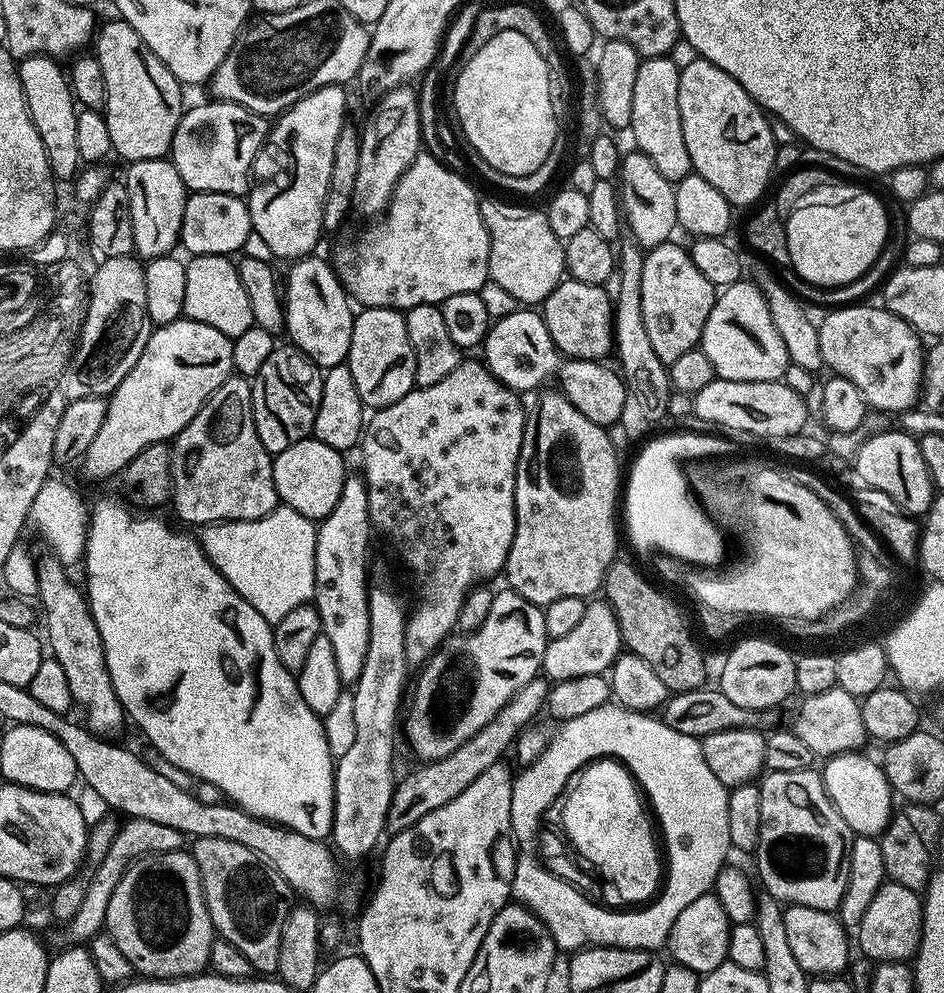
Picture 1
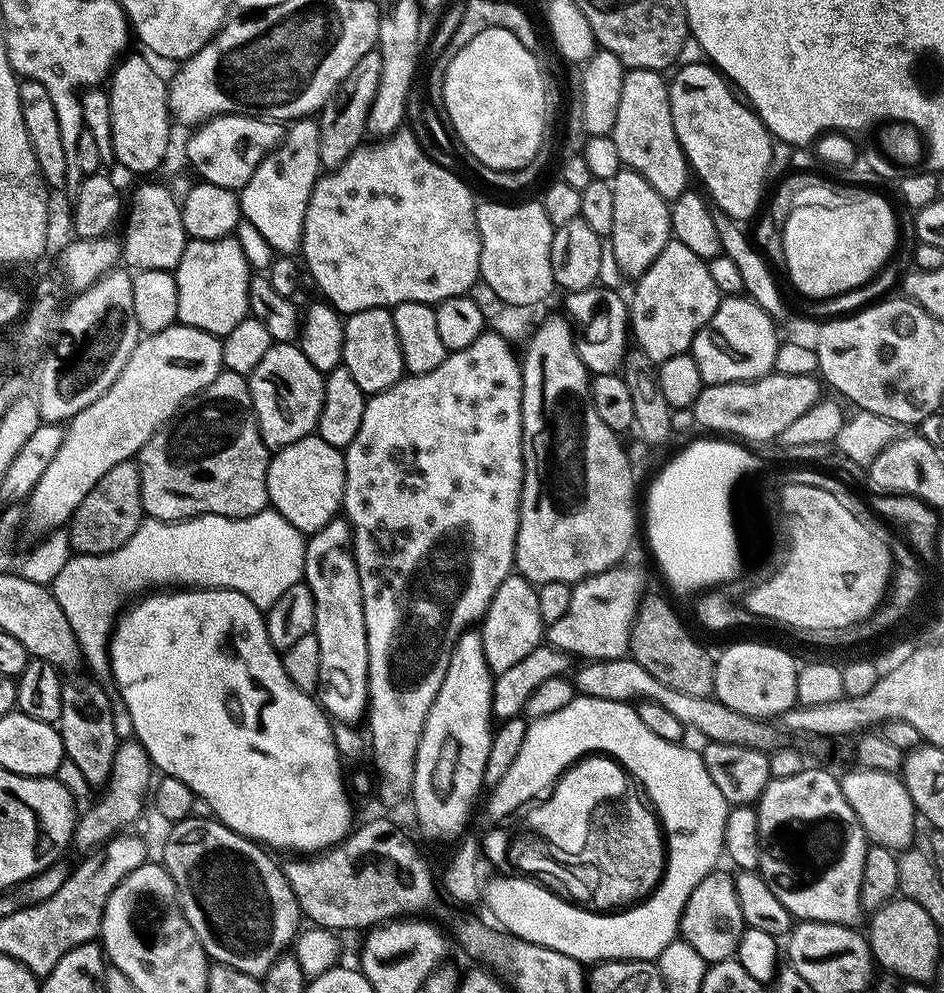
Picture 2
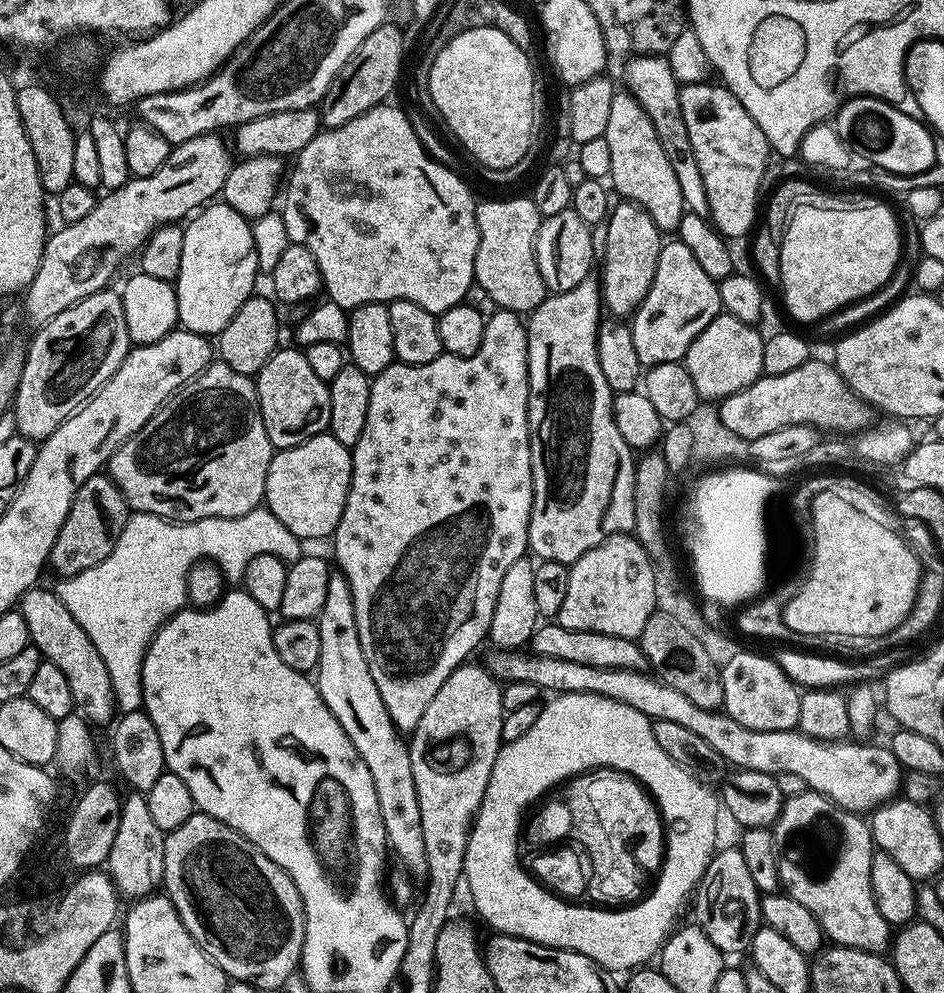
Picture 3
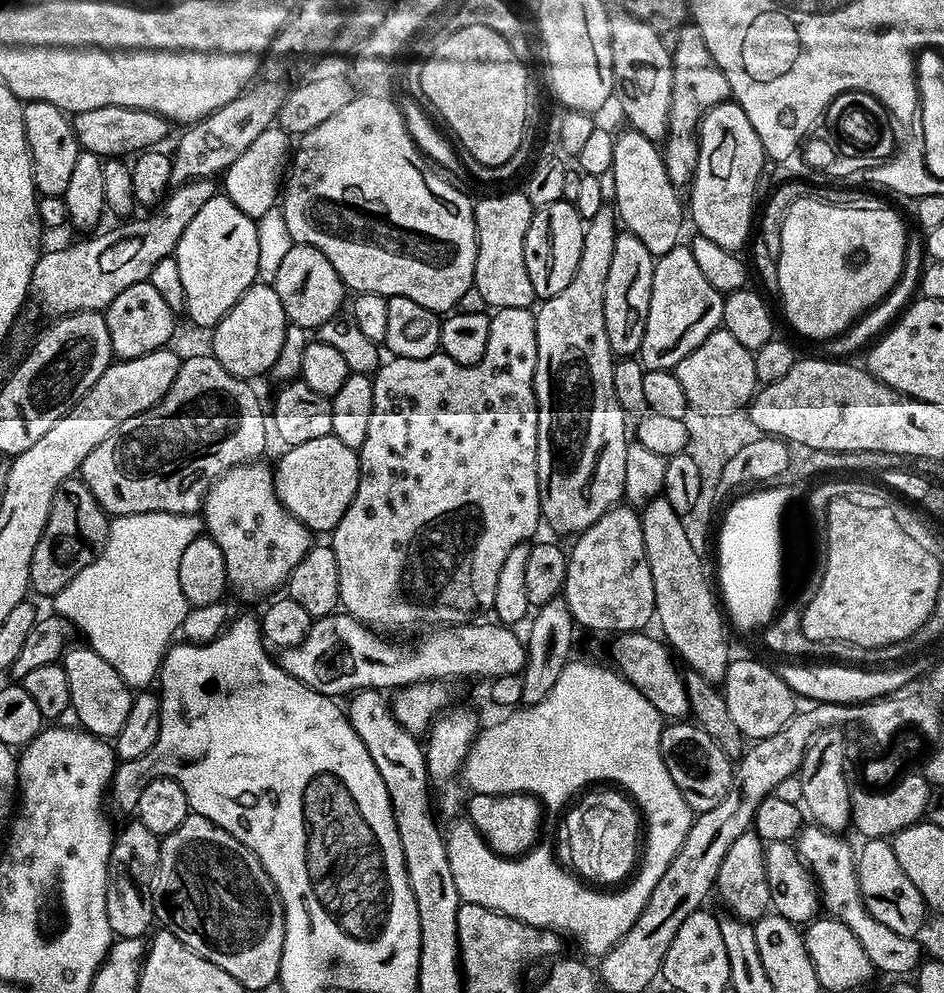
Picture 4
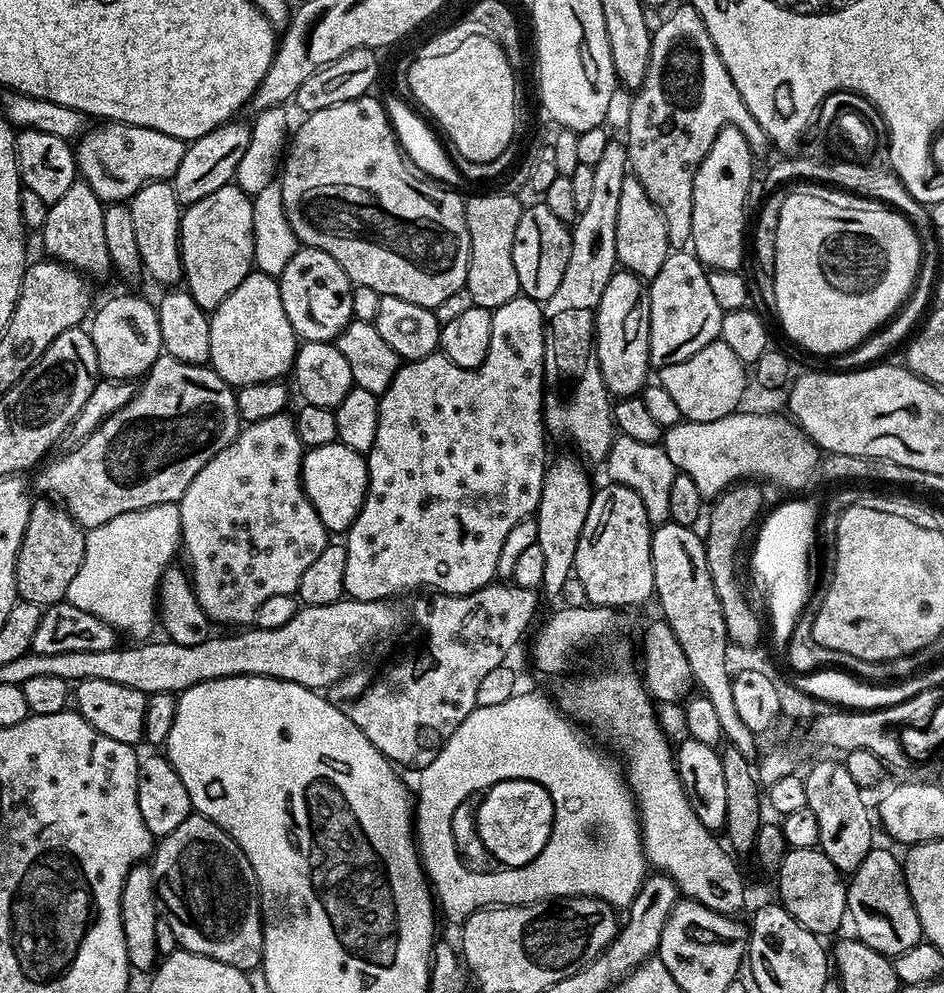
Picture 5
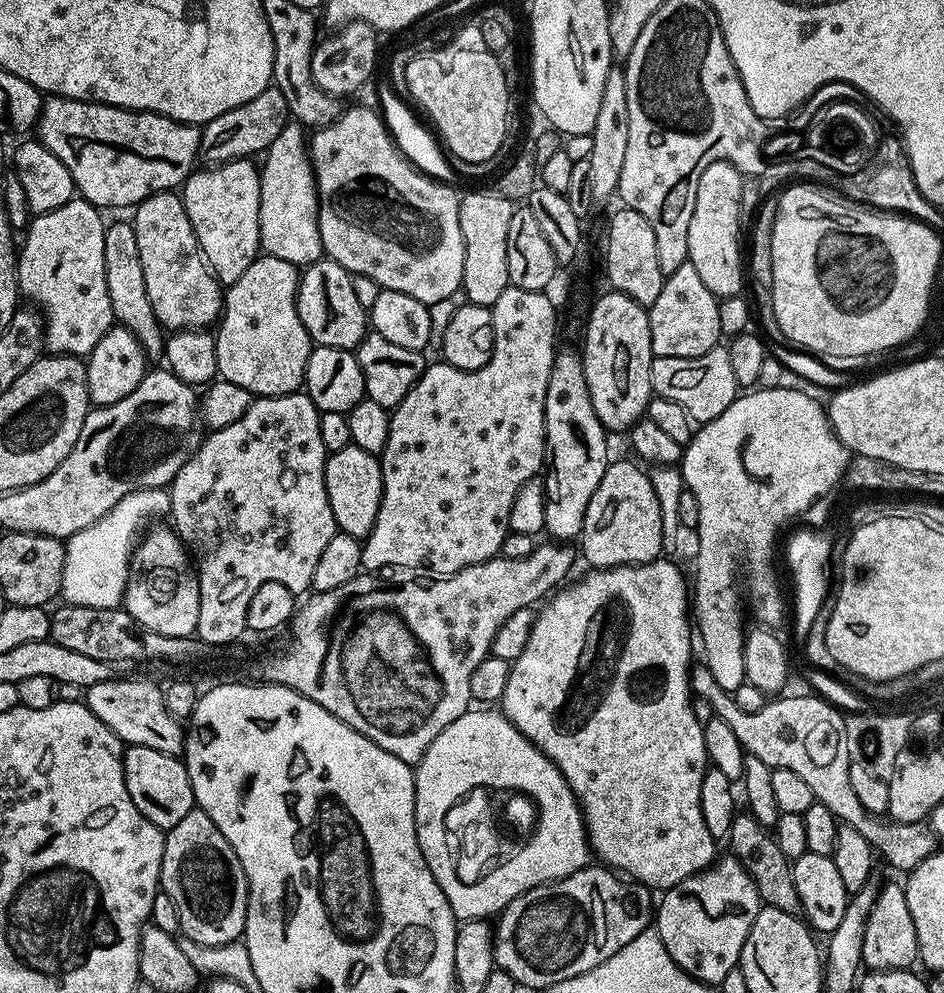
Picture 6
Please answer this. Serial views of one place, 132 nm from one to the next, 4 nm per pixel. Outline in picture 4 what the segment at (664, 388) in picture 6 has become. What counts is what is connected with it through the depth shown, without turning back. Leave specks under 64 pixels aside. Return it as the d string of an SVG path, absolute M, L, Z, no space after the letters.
M722 326L710 333L702 346L690 350L690 354L686 354L682 362L678 362L674 371L686 394L689 409L702 414L739 413L758 391L758 381L754 374L754 353L742 346L742 342L738 342L734 334L730 334Z

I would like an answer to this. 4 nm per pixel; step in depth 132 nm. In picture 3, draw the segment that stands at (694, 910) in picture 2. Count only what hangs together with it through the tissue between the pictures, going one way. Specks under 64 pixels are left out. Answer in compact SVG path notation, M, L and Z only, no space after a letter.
M721 847L706 866L704 877L696 885L694 904L696 900L695 927L701 928L725 954L731 952L747 953L752 947L752 939L762 927L760 919L761 893L754 886L754 878L750 878L750 870L742 858L739 847Z

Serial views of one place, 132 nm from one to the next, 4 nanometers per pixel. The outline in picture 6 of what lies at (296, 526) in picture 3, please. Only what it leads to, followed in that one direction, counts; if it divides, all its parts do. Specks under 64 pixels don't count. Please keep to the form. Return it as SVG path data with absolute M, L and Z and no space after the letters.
M349 446L329 455L324 467L324 477L326 478L326 494L330 498L330 510L334 510L337 529L357 538L366 538L378 518L378 510L384 493L379 459L371 452Z

